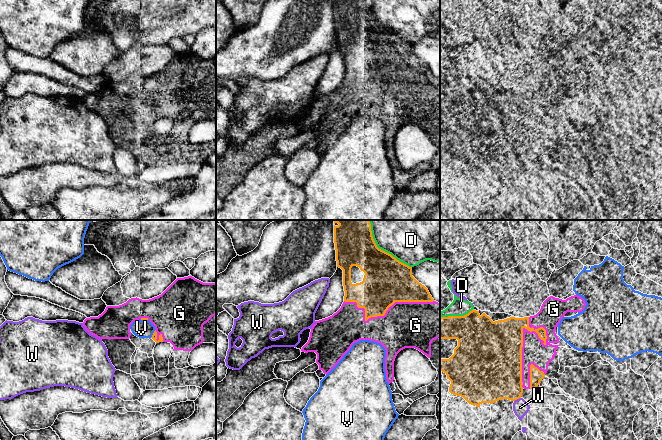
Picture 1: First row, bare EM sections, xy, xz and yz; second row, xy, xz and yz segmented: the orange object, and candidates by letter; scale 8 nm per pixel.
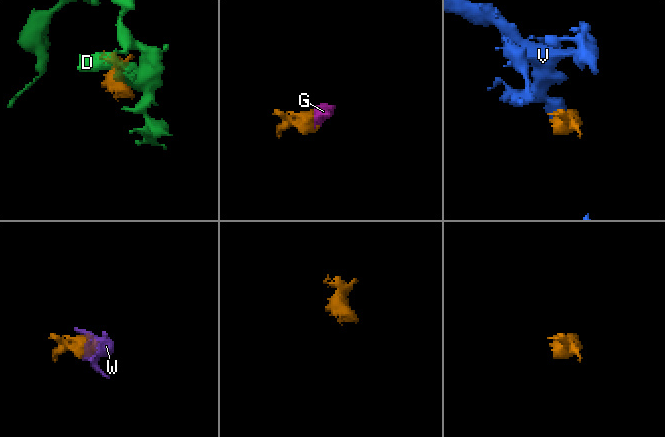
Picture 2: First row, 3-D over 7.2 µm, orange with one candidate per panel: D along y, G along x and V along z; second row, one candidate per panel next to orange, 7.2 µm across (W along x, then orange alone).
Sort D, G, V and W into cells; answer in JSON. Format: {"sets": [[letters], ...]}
{"sets": [["D", "W"], ["G"], ["V"]]}

